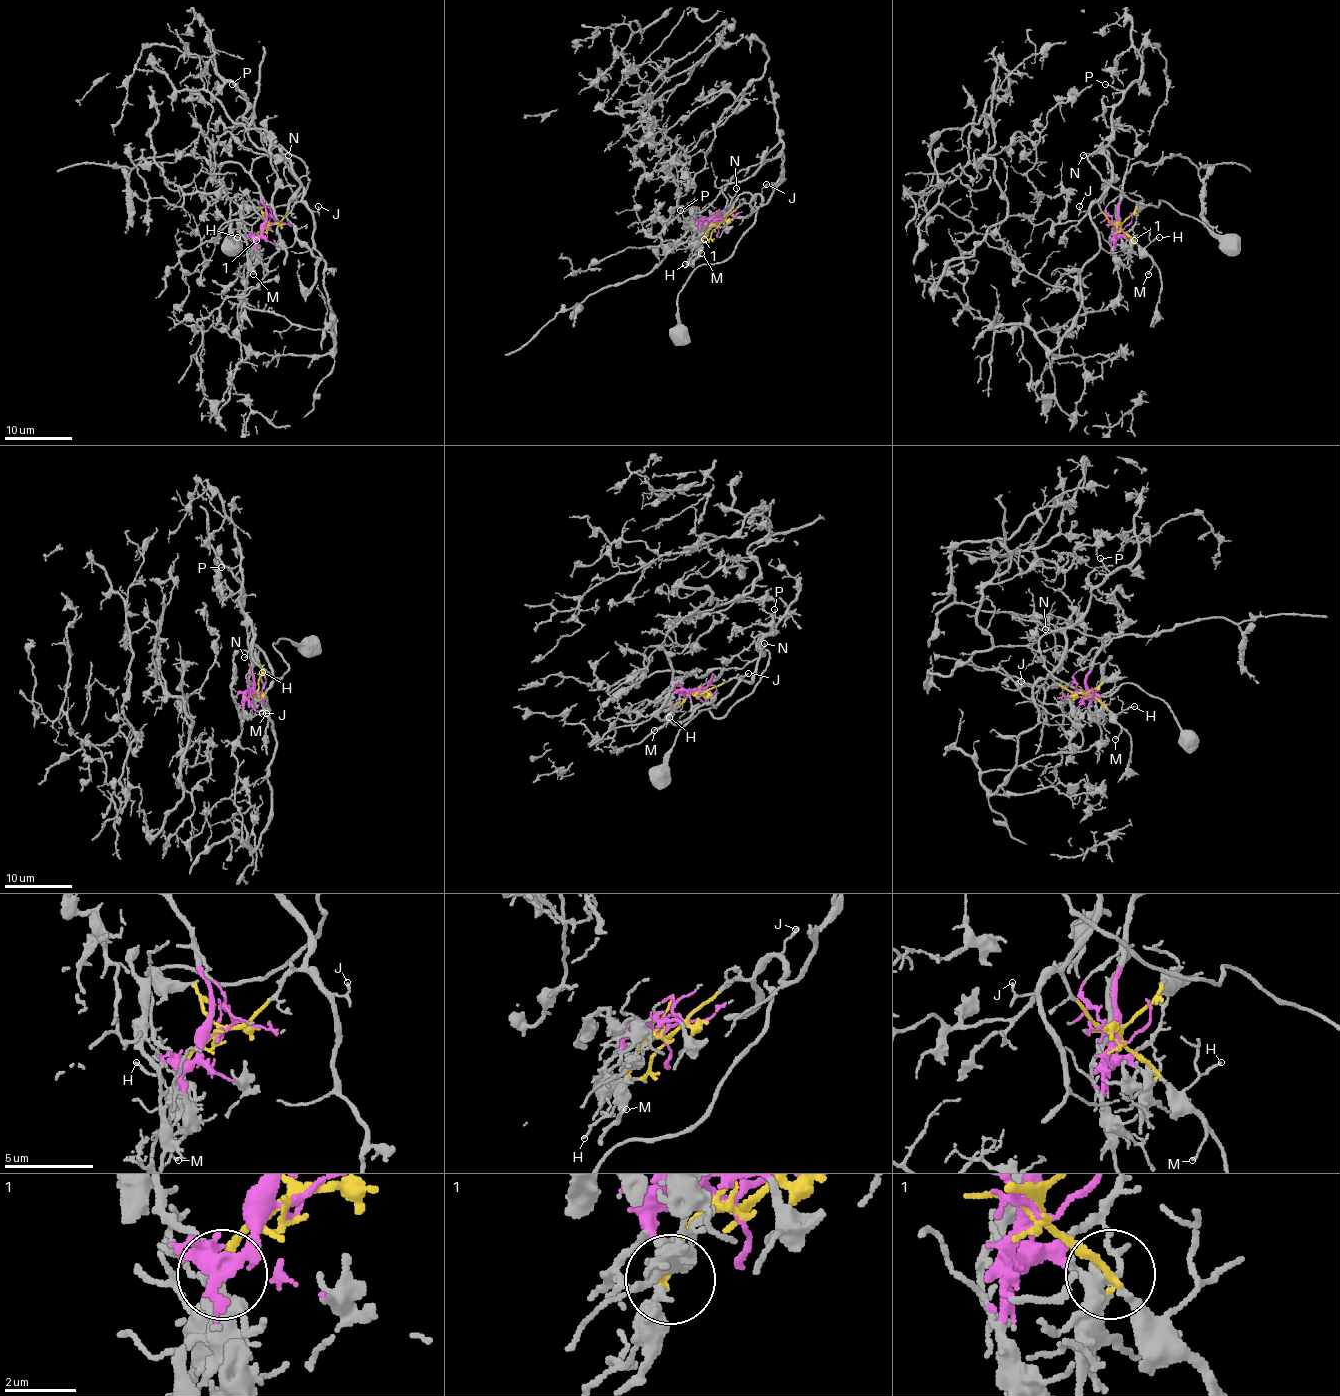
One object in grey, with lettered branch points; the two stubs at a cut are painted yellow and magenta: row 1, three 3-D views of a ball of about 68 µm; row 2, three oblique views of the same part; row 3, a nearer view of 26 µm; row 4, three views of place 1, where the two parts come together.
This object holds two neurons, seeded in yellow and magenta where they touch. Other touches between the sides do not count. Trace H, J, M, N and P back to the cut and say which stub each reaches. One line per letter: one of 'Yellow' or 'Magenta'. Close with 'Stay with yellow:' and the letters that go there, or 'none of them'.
H: Yellow
J: Yellow
M: Yellow
N: Yellow
P: Yellow
Stay with yellow: H, J, M, N, P

